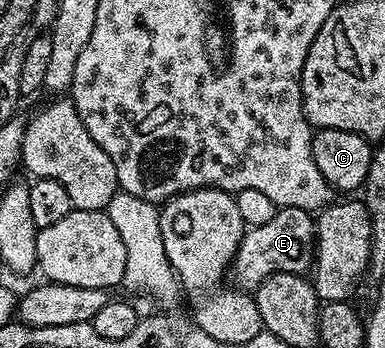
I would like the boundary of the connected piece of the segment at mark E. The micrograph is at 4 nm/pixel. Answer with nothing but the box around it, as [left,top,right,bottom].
[230,207,314,291]

